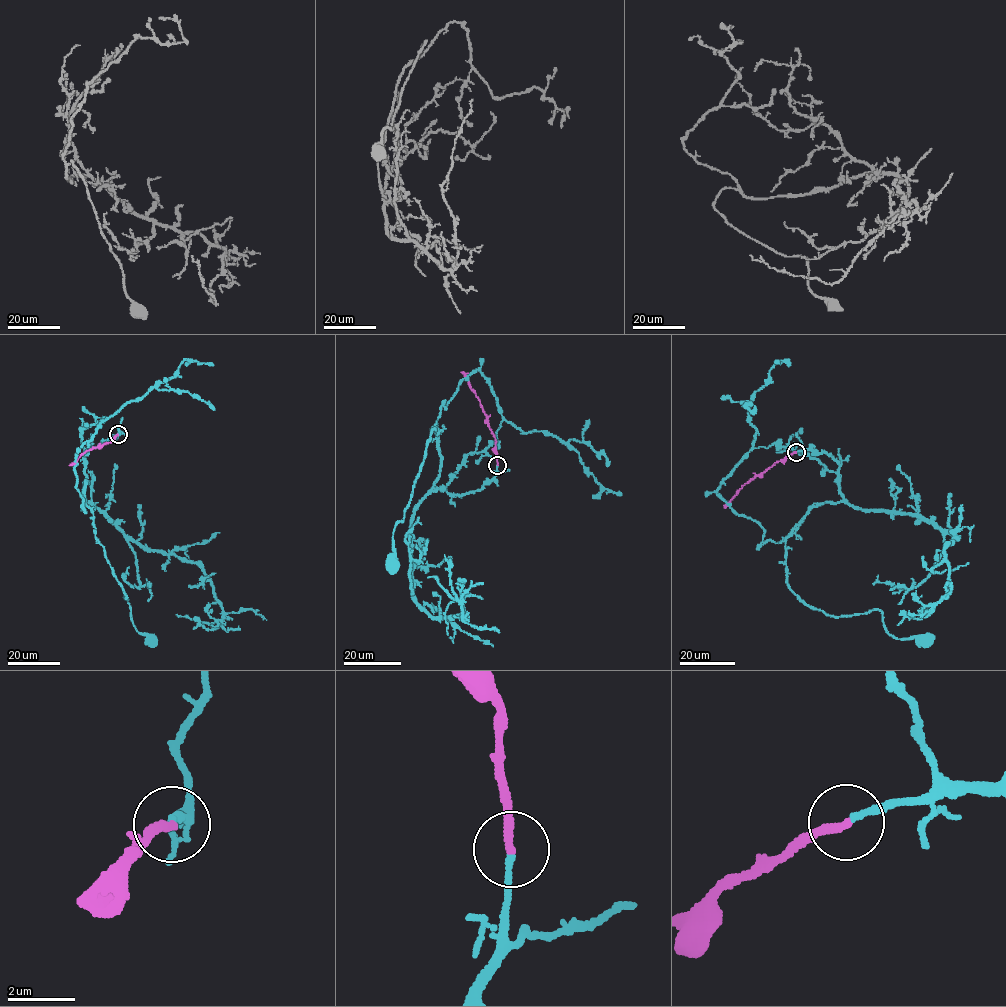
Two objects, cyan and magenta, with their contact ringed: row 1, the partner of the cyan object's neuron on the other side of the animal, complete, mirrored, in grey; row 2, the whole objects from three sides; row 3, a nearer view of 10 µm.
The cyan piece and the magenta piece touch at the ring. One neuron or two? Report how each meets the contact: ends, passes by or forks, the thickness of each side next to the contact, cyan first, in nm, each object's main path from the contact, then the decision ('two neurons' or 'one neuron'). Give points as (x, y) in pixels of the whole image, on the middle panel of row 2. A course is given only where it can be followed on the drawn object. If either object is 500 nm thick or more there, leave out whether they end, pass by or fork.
cyan ends; magenta ends; calibres 180 and 240 nm; course cyan (497, 465), (480, 490), (461, 495), (432, 490), (441, 430), (432, 427), (395, 526), (393, 563); course magenta (497, 465), (494, 437), (487, 416), (461, 371); two neurons

